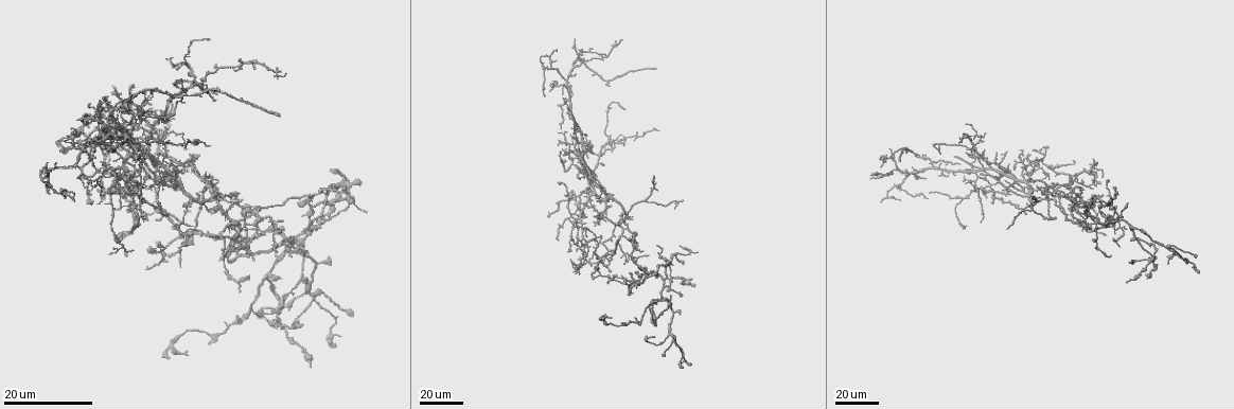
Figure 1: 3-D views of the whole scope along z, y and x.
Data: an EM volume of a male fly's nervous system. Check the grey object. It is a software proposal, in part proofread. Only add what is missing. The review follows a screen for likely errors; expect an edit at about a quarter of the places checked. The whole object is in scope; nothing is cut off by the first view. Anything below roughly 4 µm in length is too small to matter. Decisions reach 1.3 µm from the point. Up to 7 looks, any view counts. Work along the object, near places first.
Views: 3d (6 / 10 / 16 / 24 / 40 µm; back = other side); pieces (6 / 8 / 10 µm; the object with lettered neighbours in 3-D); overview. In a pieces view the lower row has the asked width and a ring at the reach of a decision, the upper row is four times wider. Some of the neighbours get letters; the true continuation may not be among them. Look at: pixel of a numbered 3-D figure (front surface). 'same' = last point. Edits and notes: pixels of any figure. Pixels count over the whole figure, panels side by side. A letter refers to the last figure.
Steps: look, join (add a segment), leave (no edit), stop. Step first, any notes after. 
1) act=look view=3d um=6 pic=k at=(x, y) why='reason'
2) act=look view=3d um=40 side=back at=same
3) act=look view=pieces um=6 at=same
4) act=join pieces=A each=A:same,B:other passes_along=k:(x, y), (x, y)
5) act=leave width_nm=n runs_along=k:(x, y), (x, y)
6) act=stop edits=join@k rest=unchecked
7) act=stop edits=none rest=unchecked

act=look view=3d um=24 pic=1 at=(155, 222)

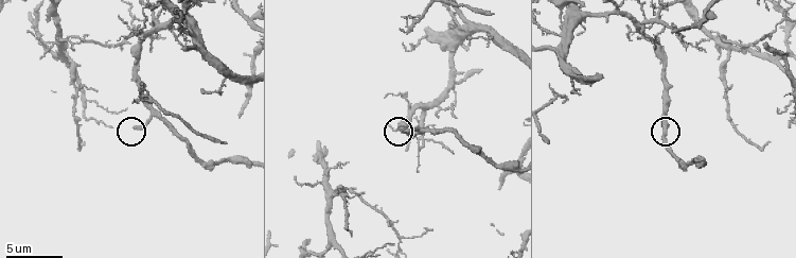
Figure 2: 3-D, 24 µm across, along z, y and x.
act=look view=pieces um=6 pic=2 at=(136, 125)

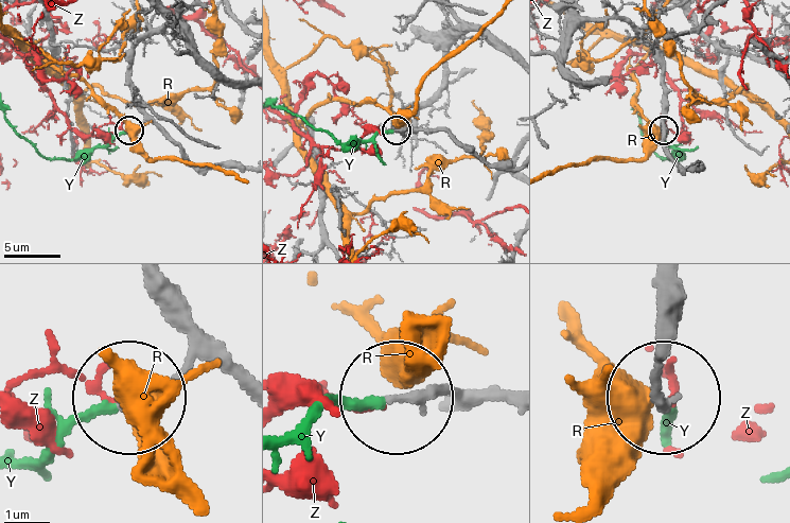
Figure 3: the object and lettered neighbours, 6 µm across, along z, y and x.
act=join pieces=Y each=R:other,Y:same,Z:other passes_along=3:(661, 309), (661, 419) found='the neuron continues'

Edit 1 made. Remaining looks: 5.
act=look view=3d um=40 pic=1 at=(131, 83) why='branch stops here'

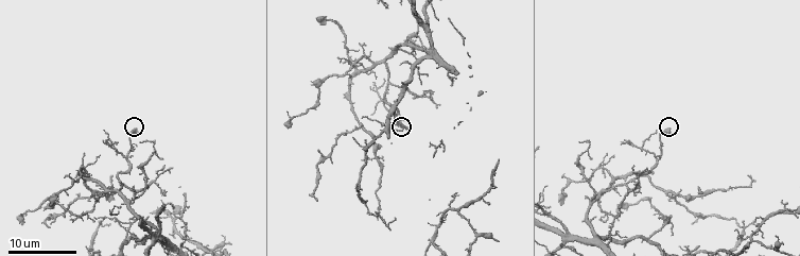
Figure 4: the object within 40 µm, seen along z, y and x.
act=look view=pieces um=10 pic=4 at=(136, 129)

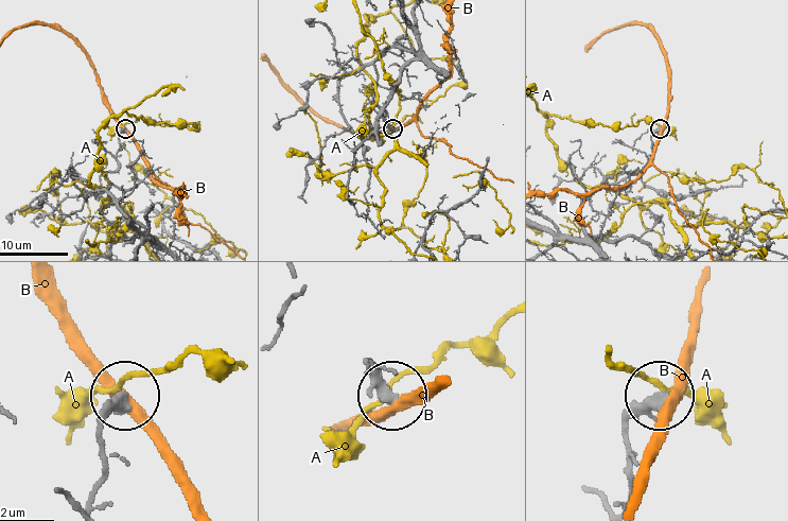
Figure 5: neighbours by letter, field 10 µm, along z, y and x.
act=leave each=A:other,B:other found='no lettered segment goes on from it'

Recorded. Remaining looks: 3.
act=look view=3d um=40 pic=1 at=(952, 155) why='end of a long branch'

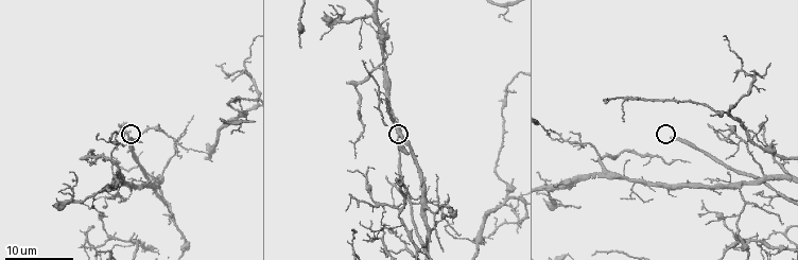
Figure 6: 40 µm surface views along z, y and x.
act=look view=pieces um=8 pic=6 at=(129, 138)

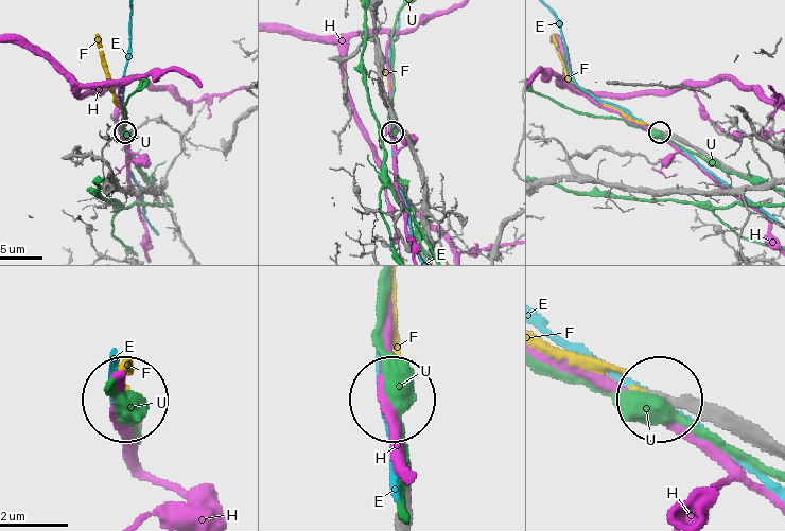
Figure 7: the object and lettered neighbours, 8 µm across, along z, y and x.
act=join pieces=F width_nm=200 each=E:other,F:same,H:other,U:other passes_along=7:(735, 436), (662, 404), (618, 372), (551, 355) found='the neuron continues'

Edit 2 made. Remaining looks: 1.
act=stop edits=join@3,join@7 rest=unchecked

